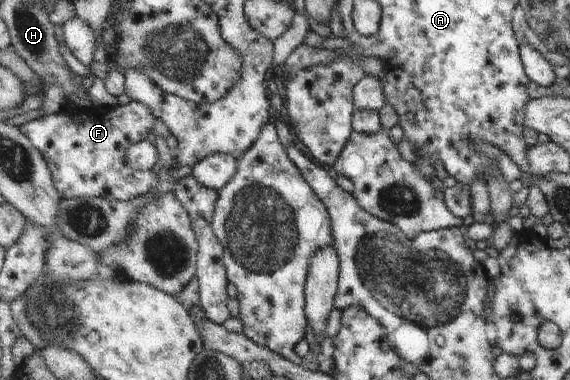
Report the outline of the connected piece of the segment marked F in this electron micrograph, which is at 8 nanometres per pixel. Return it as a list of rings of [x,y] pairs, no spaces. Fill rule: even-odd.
[[[131,101],[127,105],[116,107],[92,106],[73,108],[68,105],[54,115],[48,115],[28,121],[19,128],[40,149],[48,161],[55,187],[62,198],[104,197],[106,200],[128,202],[135,198],[156,191],[161,185],[160,174],[150,169],[139,171],[131,167],[126,160],[126,150],[133,144],[146,141],[148,134],[154,130],[155,114],[140,101]]]

